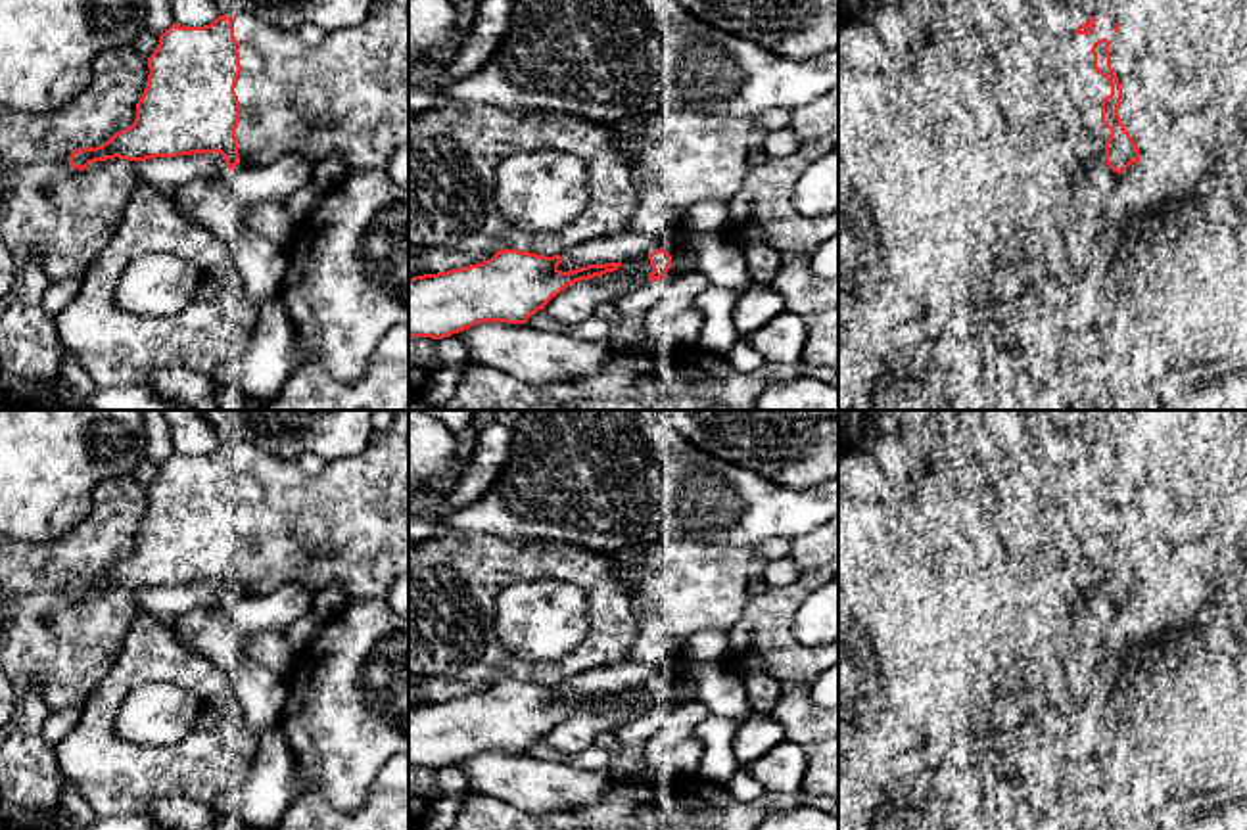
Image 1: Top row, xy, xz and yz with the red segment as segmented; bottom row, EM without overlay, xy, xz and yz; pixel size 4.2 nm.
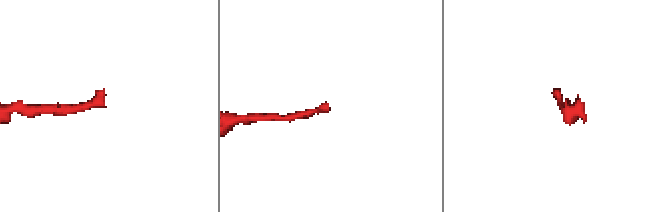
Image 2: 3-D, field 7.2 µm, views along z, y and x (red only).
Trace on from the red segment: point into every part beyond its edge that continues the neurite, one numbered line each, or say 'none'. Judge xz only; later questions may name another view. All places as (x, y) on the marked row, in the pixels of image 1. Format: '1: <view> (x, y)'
1: xz (680, 261)

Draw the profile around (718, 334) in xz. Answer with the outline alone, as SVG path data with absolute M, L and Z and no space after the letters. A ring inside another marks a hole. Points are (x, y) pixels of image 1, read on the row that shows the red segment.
M706 284L696 295L693 307L704 316L698 345L700 349L725 357L741 339L733 322L733 311L739 303L739 291Z

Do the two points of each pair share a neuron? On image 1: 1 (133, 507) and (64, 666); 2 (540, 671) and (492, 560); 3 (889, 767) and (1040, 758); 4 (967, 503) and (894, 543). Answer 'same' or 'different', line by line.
1: same
2: same
3: different
4: different

